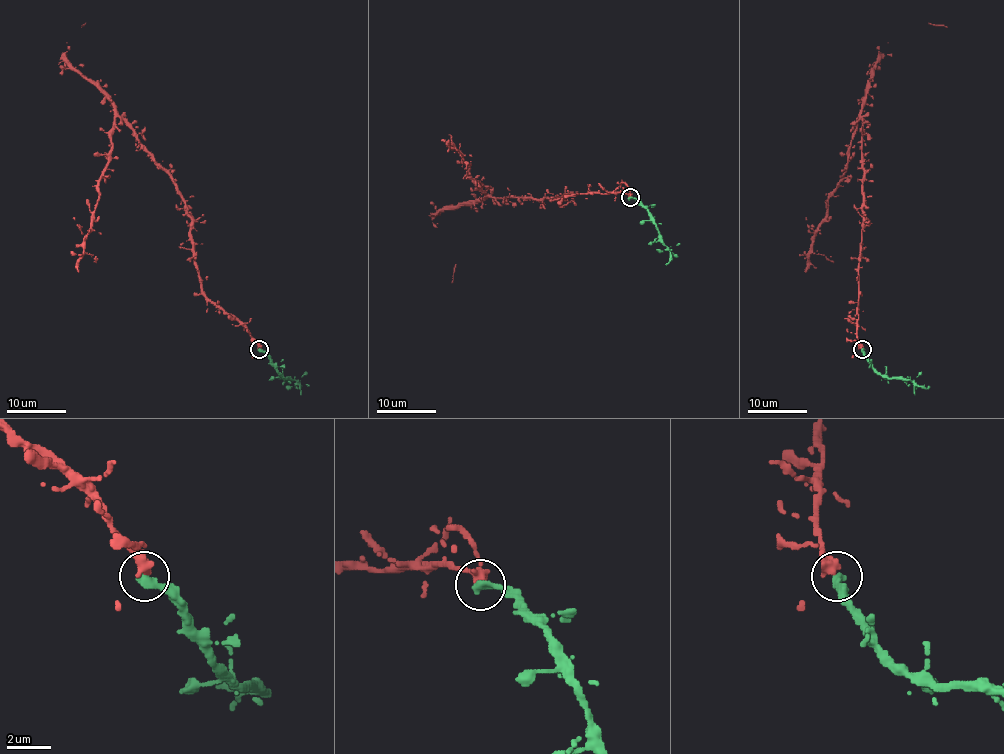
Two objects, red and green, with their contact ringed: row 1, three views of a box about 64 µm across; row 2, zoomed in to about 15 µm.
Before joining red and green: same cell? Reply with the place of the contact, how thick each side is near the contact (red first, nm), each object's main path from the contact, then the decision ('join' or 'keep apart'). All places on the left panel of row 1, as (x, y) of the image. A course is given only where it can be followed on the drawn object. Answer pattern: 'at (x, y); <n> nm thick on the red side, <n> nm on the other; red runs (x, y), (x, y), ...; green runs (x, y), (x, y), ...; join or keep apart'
at (259, 349); 360 nm thick on the red side, 420 nm on the other; red runs (260, 348), (203, 293), (186, 201), (177, 183), (118, 117), (84, 244), (84, 251), (95, 257), (91, 256); green runs (260, 349), (279, 373), (297, 382), (289, 386), (286, 380); join

